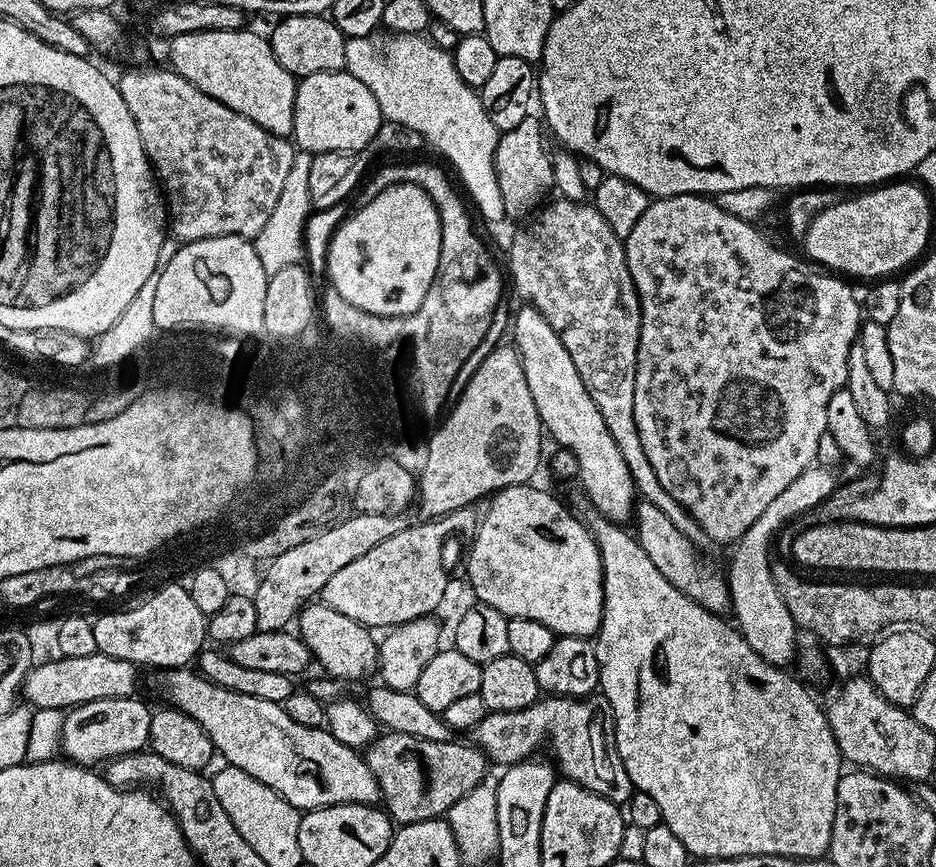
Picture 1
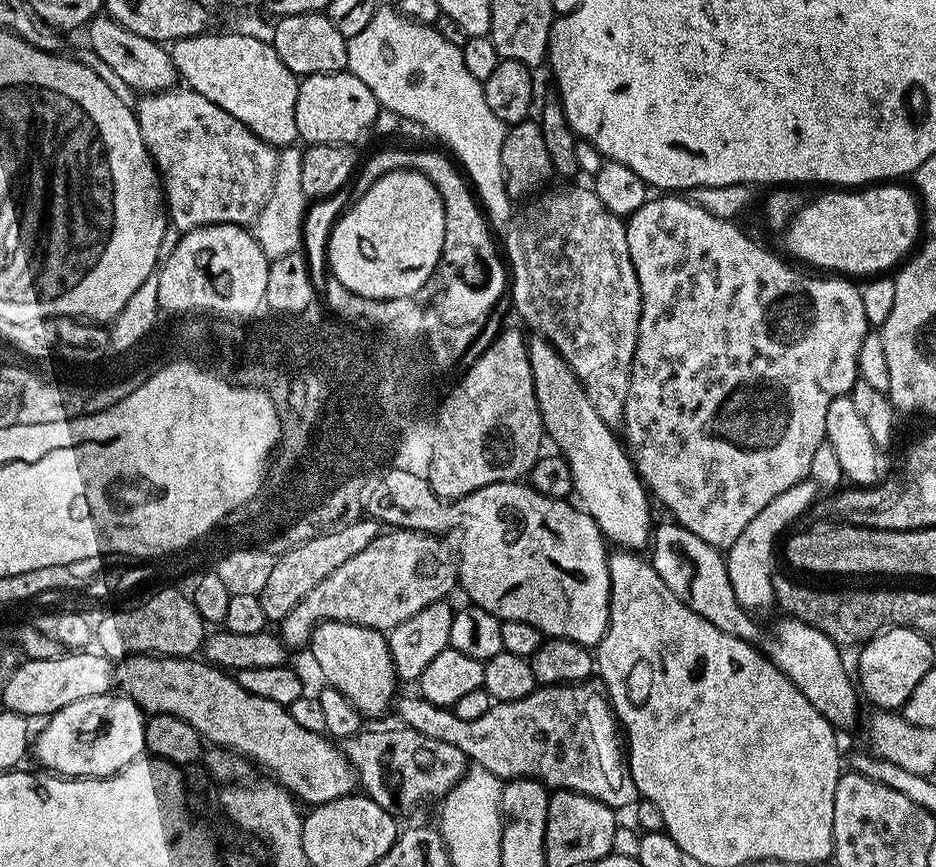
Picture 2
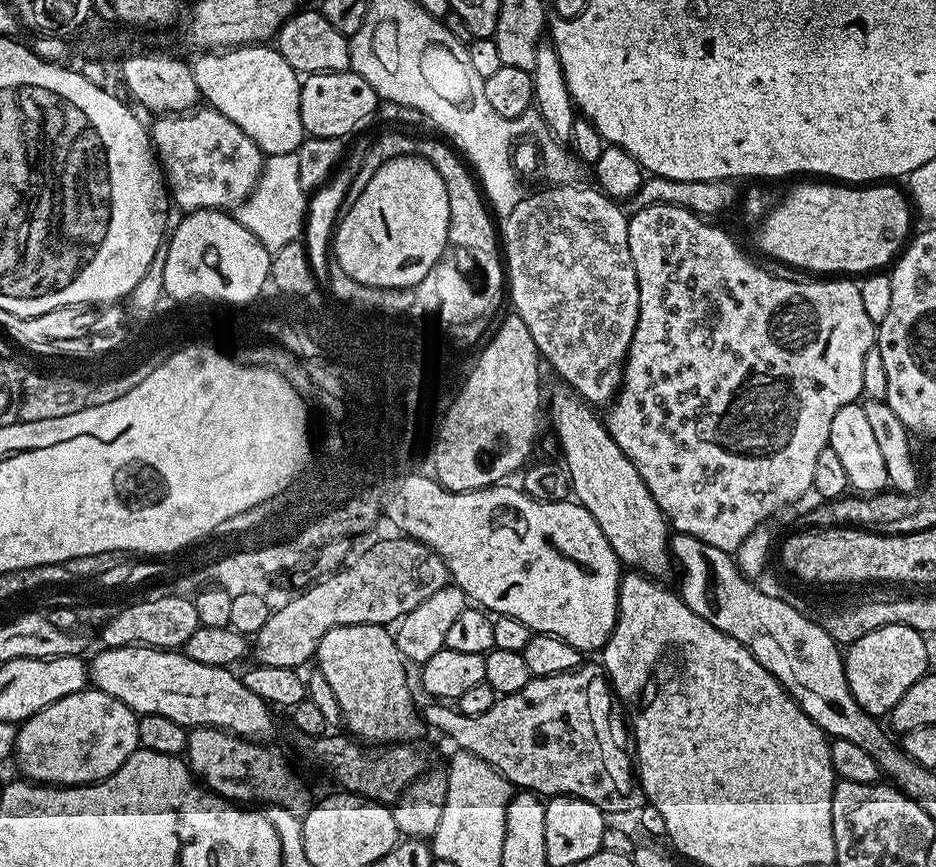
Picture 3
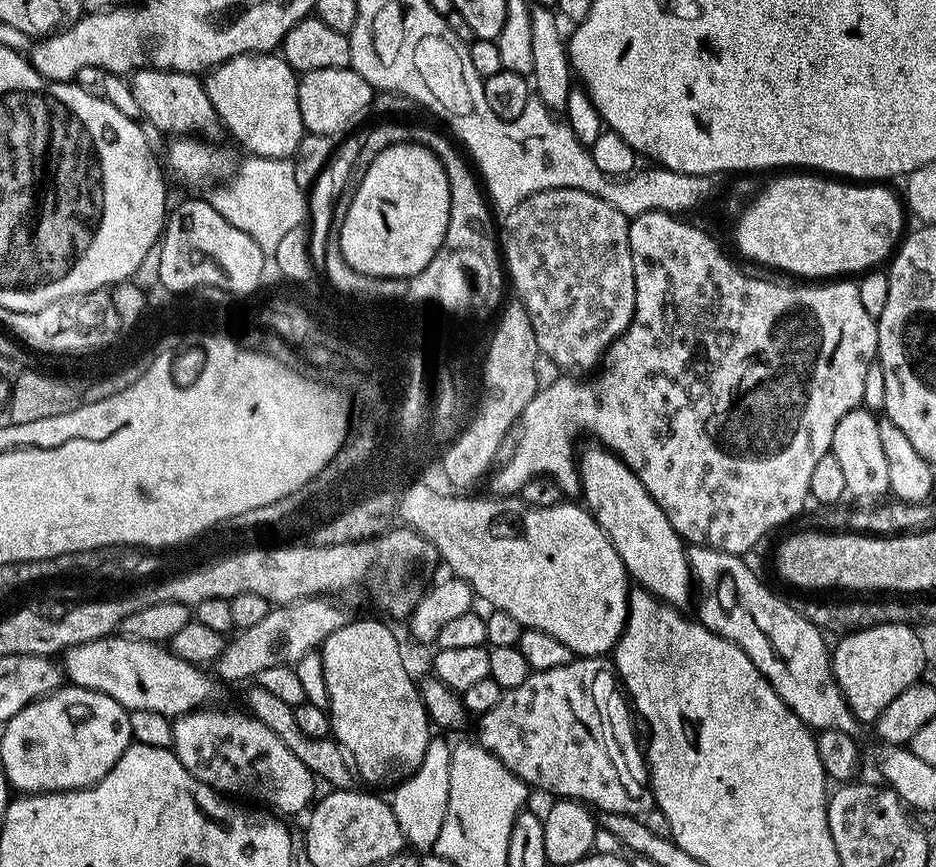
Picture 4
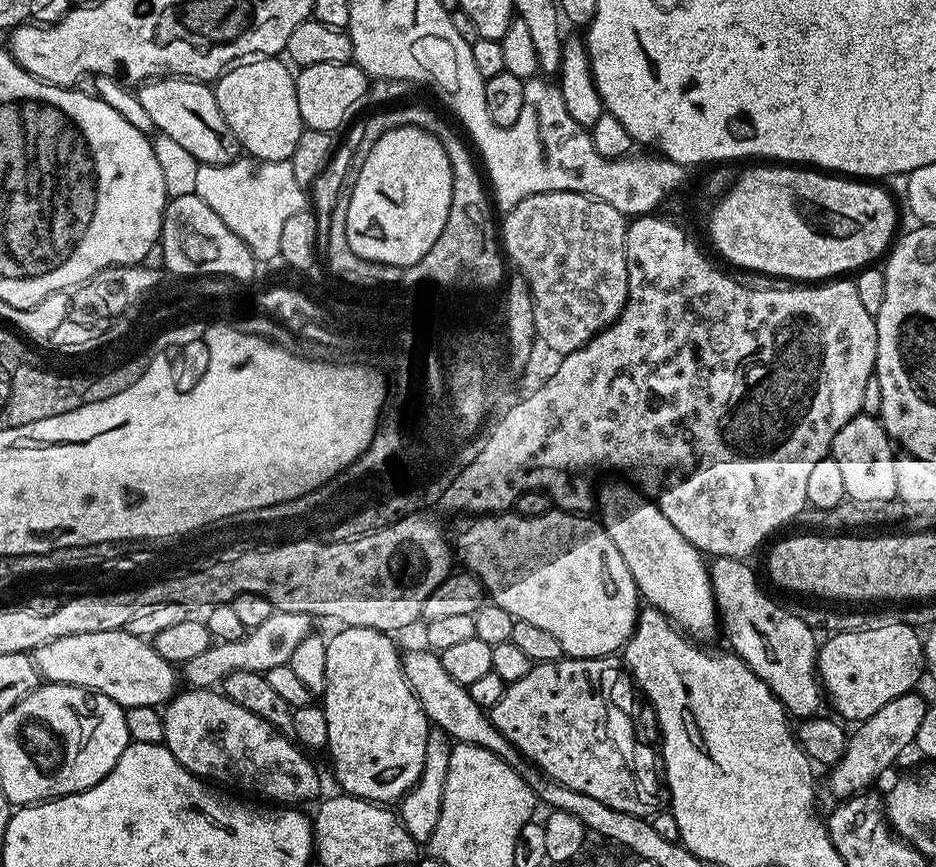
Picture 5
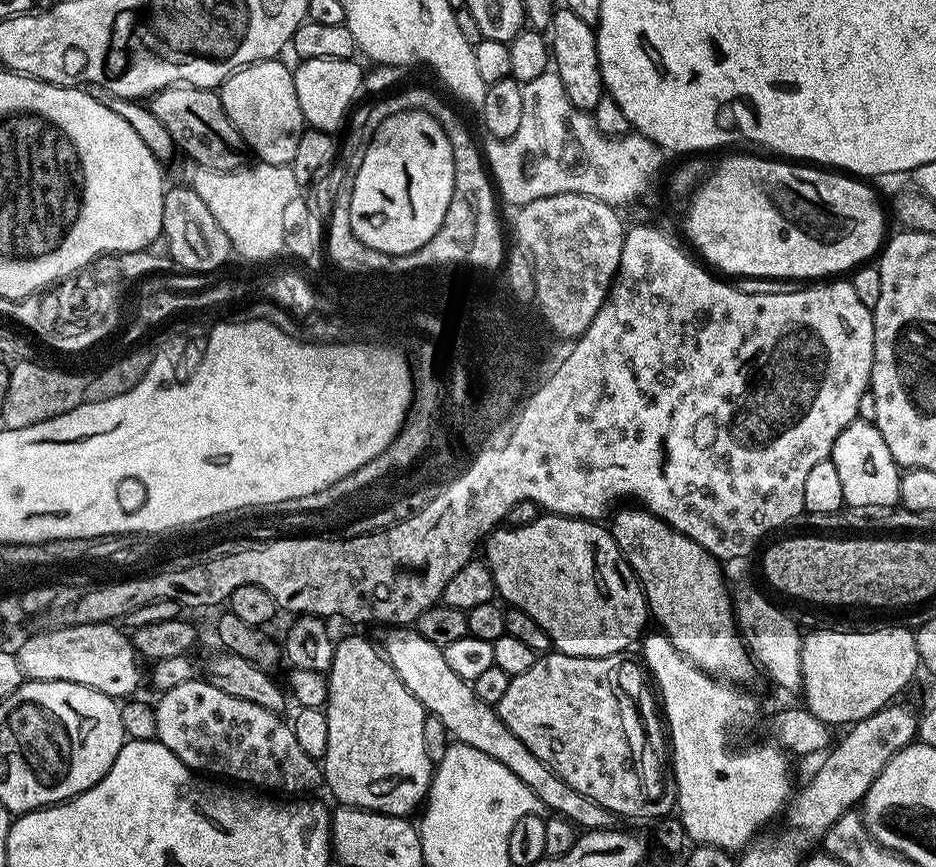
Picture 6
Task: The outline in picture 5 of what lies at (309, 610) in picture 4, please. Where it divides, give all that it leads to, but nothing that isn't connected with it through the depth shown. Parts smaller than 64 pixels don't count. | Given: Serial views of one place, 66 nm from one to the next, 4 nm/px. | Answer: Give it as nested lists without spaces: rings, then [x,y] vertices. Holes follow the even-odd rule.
[[[273,610],[270,618],[262,622],[262,626],[247,629],[242,638],[237,640],[221,640],[213,642],[202,654],[190,658],[182,666],[182,680],[188,688],[215,689],[225,677],[238,670],[266,673],[274,670],[274,666],[282,666],[294,654],[298,642],[306,638],[312,631],[313,617],[297,612],[278,612]]]

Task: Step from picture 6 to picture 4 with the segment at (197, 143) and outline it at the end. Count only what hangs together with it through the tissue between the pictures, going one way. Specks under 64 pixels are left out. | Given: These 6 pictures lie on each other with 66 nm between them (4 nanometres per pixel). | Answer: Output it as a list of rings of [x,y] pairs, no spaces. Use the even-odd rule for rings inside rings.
[[[141,68],[130,76],[134,102],[138,102],[138,110],[143,119],[148,119],[160,132],[172,132],[176,136],[193,136],[203,138],[209,142],[221,139],[222,125],[220,115],[214,110],[210,98],[206,94],[201,77],[190,72],[165,72],[154,68]]]

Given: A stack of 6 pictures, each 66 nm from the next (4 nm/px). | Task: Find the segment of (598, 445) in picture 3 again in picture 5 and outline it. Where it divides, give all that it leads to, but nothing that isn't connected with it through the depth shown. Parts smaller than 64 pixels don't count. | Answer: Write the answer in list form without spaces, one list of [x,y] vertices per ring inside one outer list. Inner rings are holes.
[[[604,484],[600,488],[599,485],[598,512],[600,508],[604,515],[605,534],[618,546],[618,554],[622,554],[622,562],[626,562],[643,603],[666,614],[685,636],[697,642],[712,642],[718,636],[718,613],[705,553],[686,542],[686,538],[674,530],[666,514],[662,514],[643,492],[627,487]]]

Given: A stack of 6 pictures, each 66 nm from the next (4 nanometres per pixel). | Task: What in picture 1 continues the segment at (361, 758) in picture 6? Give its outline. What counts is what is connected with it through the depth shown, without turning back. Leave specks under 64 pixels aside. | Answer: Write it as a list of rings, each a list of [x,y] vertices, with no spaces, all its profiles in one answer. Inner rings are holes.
[[[309,602],[301,608],[298,615],[298,635],[307,646],[309,653],[325,668],[327,675],[337,682],[344,680],[364,680],[377,671],[380,662],[378,640],[363,624],[338,614],[323,602]]]

